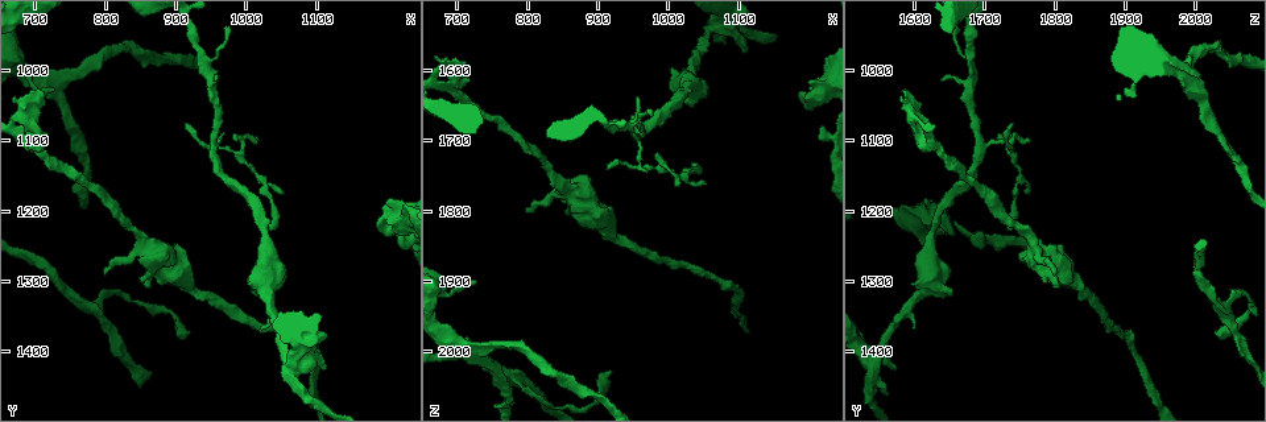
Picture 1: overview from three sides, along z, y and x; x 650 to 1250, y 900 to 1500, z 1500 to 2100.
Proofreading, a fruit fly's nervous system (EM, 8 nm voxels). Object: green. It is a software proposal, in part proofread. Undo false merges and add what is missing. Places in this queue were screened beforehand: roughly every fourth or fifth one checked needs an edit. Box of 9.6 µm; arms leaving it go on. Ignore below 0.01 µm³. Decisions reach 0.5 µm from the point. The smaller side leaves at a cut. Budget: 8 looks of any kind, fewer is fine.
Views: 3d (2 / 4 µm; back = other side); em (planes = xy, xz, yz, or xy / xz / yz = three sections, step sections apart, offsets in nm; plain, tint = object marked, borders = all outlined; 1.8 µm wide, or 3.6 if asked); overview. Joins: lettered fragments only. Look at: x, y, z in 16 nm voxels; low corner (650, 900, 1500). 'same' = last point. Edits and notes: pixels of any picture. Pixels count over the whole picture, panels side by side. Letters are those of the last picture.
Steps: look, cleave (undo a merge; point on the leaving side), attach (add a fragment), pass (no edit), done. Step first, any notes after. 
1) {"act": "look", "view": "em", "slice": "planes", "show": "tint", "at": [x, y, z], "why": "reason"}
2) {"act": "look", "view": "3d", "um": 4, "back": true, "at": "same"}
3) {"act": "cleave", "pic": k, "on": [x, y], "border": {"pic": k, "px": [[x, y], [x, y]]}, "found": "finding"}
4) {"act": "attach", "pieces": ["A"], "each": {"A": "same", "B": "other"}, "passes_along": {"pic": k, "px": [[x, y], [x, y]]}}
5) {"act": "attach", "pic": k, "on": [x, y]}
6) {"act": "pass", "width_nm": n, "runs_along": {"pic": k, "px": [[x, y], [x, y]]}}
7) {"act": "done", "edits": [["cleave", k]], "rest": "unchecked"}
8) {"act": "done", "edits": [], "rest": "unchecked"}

{"act": "look", "view": "3d", "um": 2, "at": [1065, 1415, 1540], "why": "a fork"}

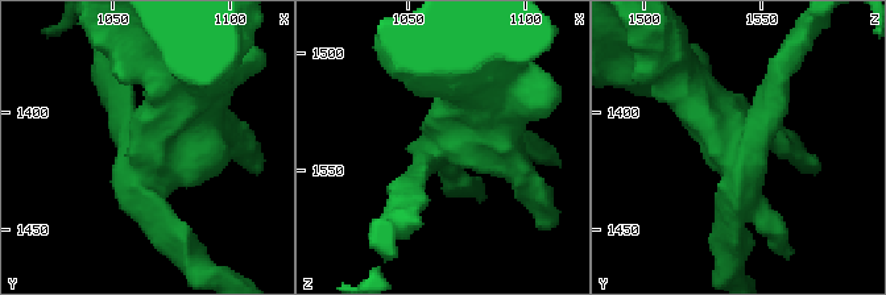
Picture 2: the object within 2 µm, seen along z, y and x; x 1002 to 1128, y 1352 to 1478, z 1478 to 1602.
{"act": "look", "view": "em", "slice": "planes", "show": "borders", "at": [1062, 1417, 1540], "why": "shape alone is not enough"}

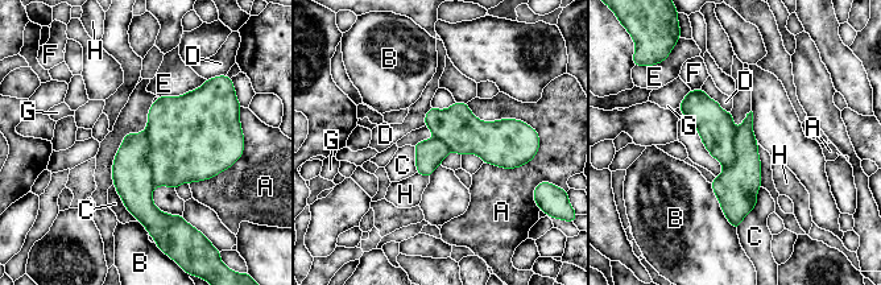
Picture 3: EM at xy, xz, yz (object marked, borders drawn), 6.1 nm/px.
{"act": "cleave", "pic": 3, "on": [185, 145], "each": {"A": "other", "B": "other", "C": "other", "D": "other", "E": "other", "F": "other", "G": "other", "H": "other"}, "border": {"pic": 3, "px": [[144, 131], [151, 178], [154, 188]]}, "found": "a second cell is stuck on"}

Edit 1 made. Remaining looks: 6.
{"act": "look", "view": "em", "slice": "planes", "show": "borders", "at": [1190, 1225, 1640], "why": "thick end"}

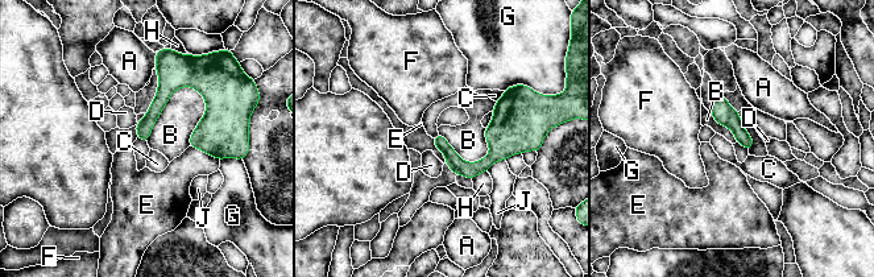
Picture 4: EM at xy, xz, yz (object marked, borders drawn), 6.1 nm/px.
{"act": "pass", "longest_contact_nm": ["B", 440], "each": {"A": "other", "B": "other", "C": "other", "D": "other", "E": "other", "F": "other", "G": "other", "H": "other", "J": "other"}, "runs_along": {"pic": 4, "px": [[158, 60], [210, 95], [226, 131]]}, "found": "none of them fits"}

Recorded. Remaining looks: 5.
{"act": "look", "view": "em", "slice": "planes", "show": "tint", "at": [705, 1030, 1590], "why": "free end"}

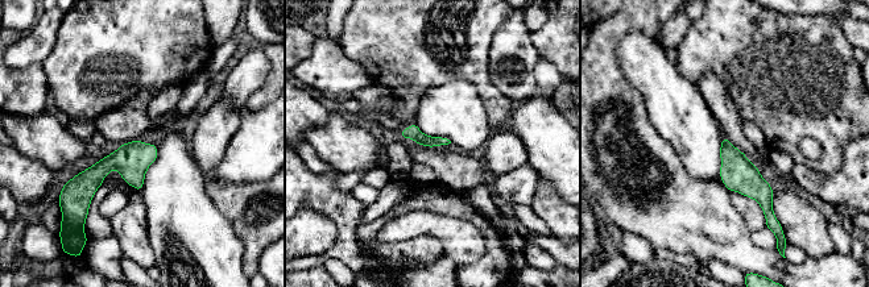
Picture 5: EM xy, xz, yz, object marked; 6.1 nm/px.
{"act": "look", "view": "em", "slice": "planes", "show": "borders", "at": "same", "why": "what lies round it"}

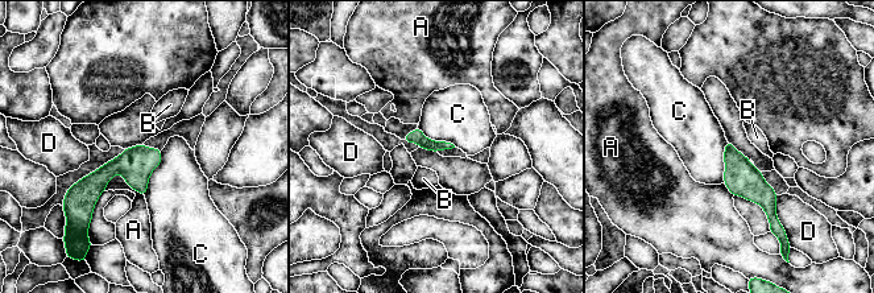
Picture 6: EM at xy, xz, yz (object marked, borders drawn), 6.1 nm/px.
{"act": "pass", "each": {"A": "other", "B": "other", "C": "other", "D": "other"}, "runs_along": {"pic": 6, "px": [[157, 153], [74, 189]]}, "found": "none of them fits"}

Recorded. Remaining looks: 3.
{"act": "done", "edits": [["cleave", 3]], "rest": "unchecked"}

